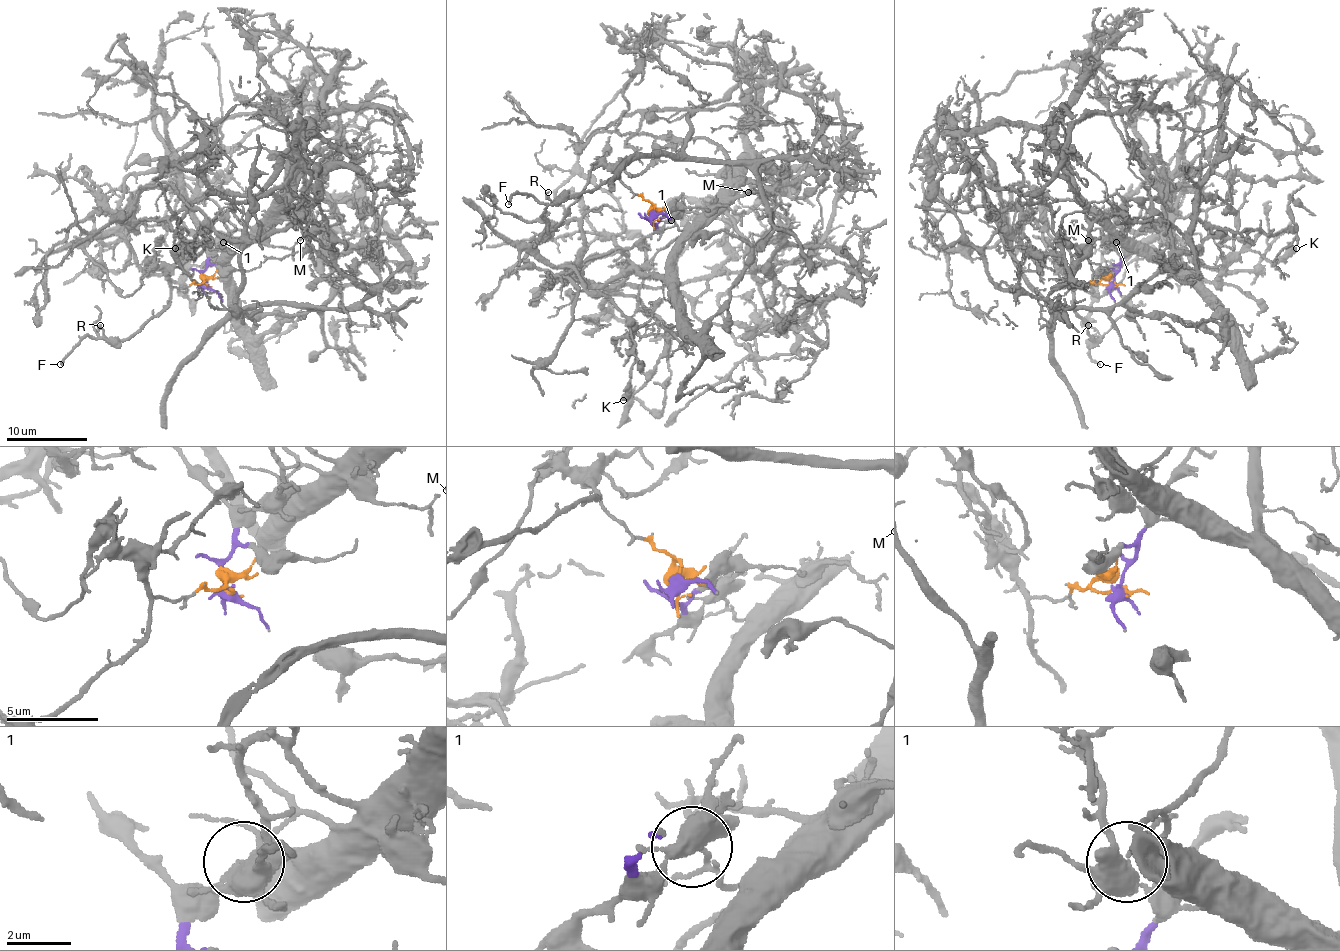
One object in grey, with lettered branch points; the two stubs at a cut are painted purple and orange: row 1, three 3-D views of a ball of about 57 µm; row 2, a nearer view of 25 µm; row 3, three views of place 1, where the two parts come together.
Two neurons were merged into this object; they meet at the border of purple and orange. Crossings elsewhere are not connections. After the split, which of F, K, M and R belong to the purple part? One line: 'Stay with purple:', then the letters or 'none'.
Stay with purple: K, M

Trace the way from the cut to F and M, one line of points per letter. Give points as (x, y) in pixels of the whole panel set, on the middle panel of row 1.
F: (651, 216), (651, 204), (619, 178), (608, 178), (592, 190), (548, 202), (514, 194), (508, 204)
M: (651, 216), (655, 224), (663, 226), (675, 216), (671, 210), (721, 210), (735, 198), (765, 194), (747, 192)

